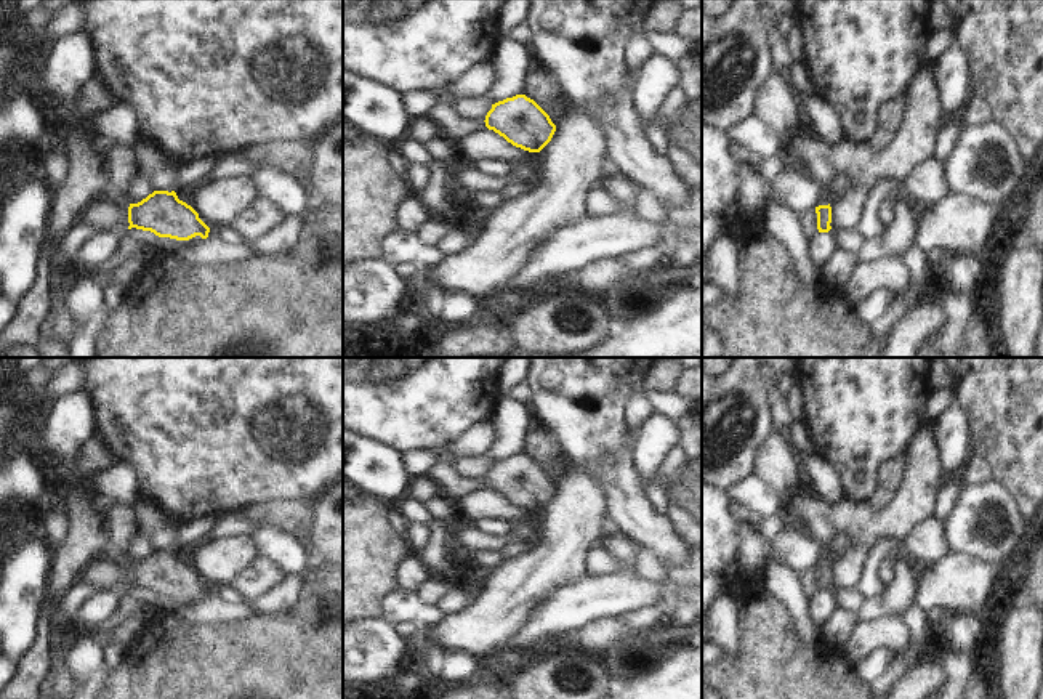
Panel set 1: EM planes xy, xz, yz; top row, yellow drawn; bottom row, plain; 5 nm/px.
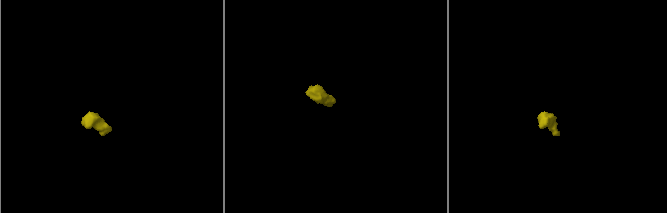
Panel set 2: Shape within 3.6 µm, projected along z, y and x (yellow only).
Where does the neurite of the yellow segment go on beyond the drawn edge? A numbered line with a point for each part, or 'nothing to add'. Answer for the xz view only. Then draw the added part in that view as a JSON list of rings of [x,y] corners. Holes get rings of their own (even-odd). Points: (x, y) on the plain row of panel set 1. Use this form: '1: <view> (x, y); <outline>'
1: xz (454, 486); [[[445,455],[439,463],[431,468],[428,475],[444,491],[447,499],[455,500],[468,492],[476,492],[481,487],[487,487],[484,479],[474,481],[460,478],[452,470],[452,463],[453,459]]]

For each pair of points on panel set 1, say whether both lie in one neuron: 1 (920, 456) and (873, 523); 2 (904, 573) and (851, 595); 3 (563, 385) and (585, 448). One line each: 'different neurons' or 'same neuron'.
1: same neuron
2: different neurons
3: same neuron

